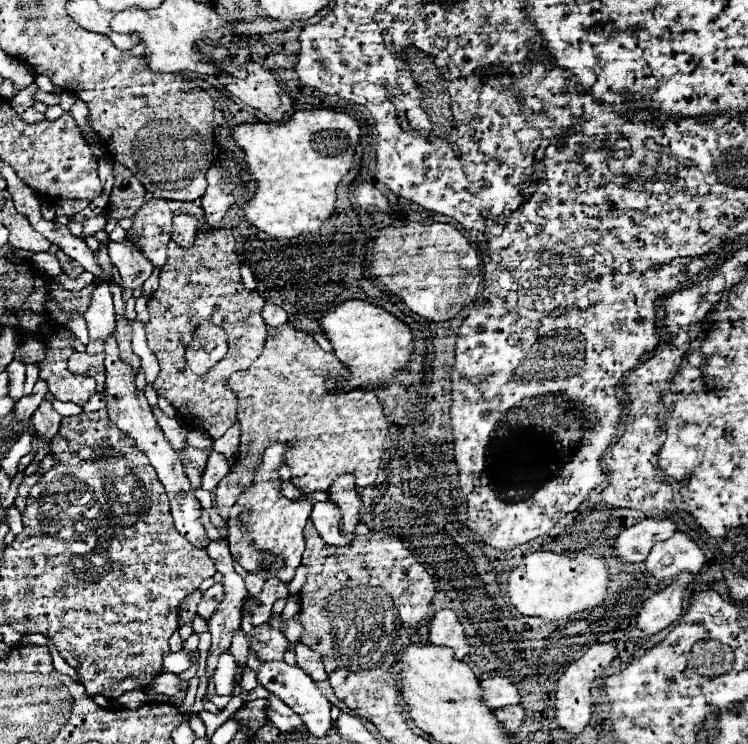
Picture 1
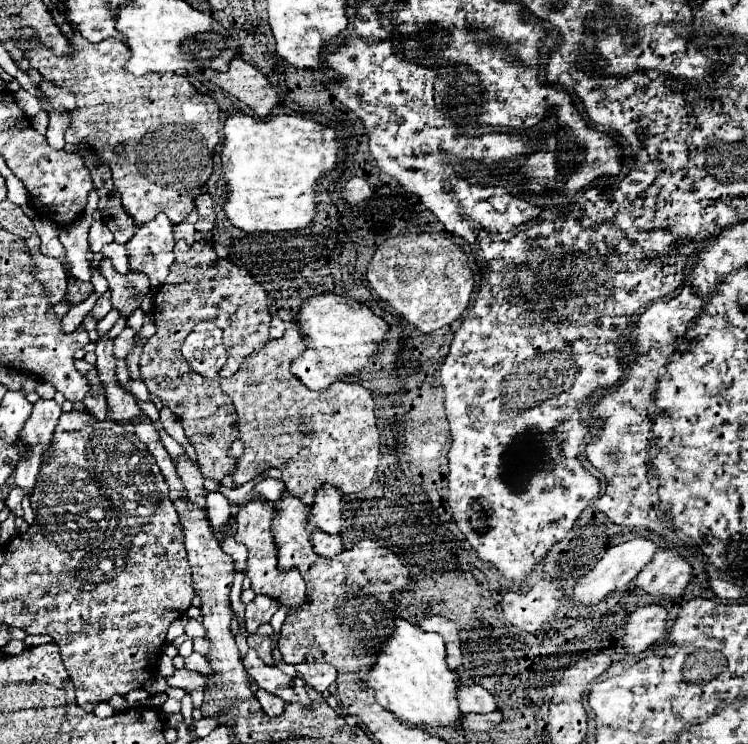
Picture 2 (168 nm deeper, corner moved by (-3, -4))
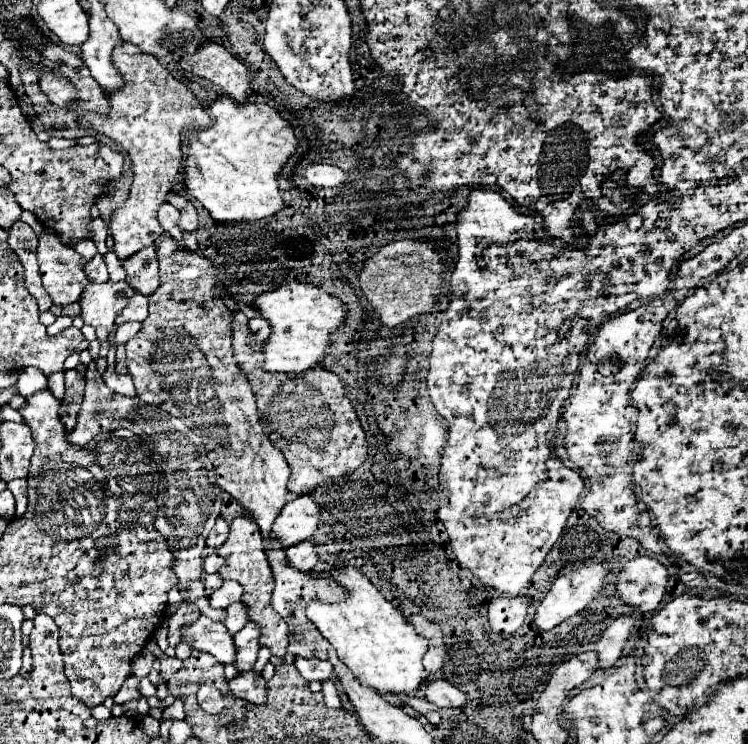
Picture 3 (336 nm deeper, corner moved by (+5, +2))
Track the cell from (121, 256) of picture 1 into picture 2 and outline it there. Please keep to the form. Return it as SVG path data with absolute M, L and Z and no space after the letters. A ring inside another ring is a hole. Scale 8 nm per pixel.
M107 257L101 259L99 269L109 283L109 289L113 295L113 307L119 309L121 315L131 315L151 289L145 273L139 273L139 271L117 273Z

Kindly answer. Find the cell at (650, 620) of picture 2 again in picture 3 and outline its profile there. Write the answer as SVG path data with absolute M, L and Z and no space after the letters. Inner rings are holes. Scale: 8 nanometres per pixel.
M623 615L603 631L601 639L595 643L595 649L593 649L597 653L597 669L613 667L621 659L623 647L629 641L633 629L635 629L635 619L629 615Z

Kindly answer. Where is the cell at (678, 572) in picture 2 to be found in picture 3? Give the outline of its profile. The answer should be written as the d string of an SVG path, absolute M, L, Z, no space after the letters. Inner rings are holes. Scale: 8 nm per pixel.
M635 557L625 563L615 579L621 603L641 613L651 613L661 603L667 585L667 569L653 557Z

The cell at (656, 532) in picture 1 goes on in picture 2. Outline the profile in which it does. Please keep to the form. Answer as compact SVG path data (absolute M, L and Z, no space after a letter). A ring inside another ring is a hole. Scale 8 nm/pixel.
M635 537L631 541L625 541L625 543L619 543L611 549L607 549L603 559L575 585L575 589L571 593L571 603L575 603L575 605L595 605L603 597L607 597L611 591L617 591L617 589L629 585L637 577L637 573L653 559L657 549L659 547L651 539L645 539L645 537Z

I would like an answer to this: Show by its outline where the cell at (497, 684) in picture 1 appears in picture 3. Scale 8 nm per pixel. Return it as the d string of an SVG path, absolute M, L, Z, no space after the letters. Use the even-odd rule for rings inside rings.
M445 679L429 681L423 689L423 697L437 707L461 707L465 703L465 695Z

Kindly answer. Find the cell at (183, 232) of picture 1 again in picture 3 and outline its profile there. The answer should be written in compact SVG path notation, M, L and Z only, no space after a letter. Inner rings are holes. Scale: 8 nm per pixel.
M169 203L161 205L159 211L157 211L157 215L159 215L159 223L161 223L163 231L169 233L173 239L179 241L181 235L183 235L183 231L177 227L177 211L173 209L173 205L169 205Z

